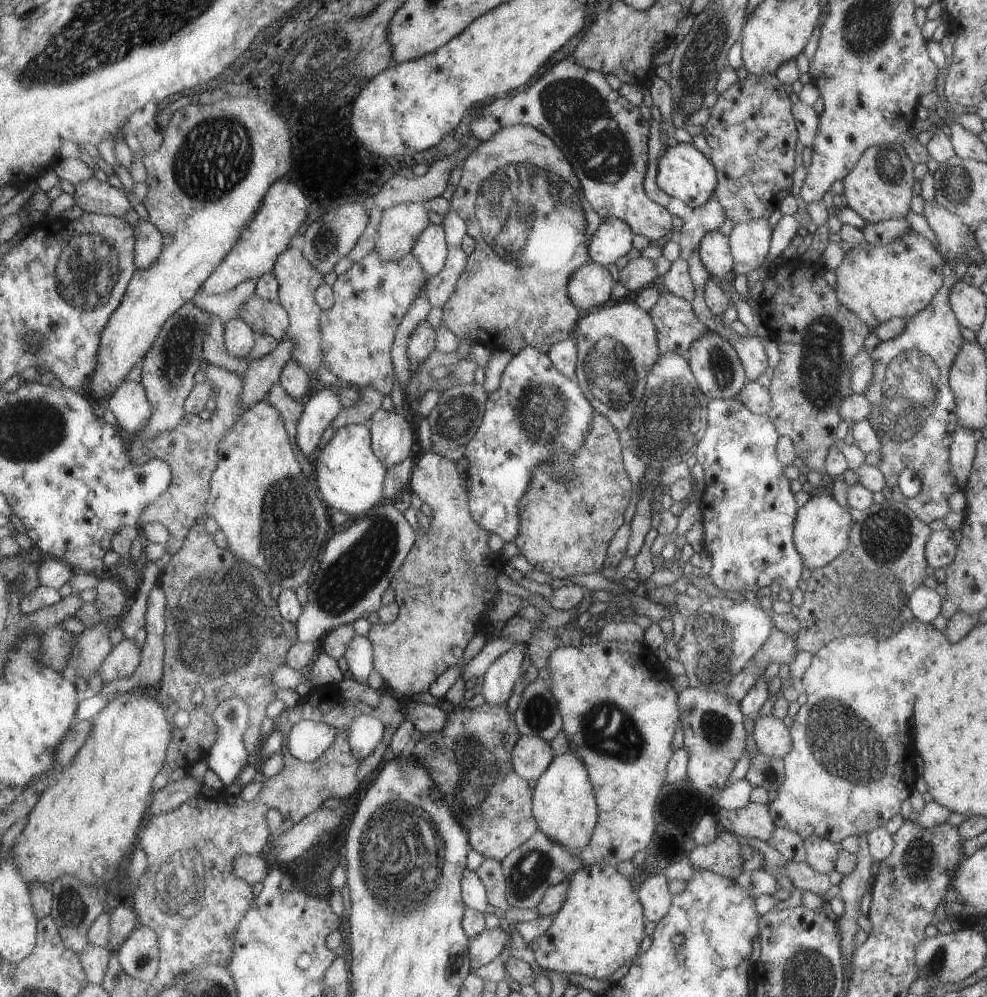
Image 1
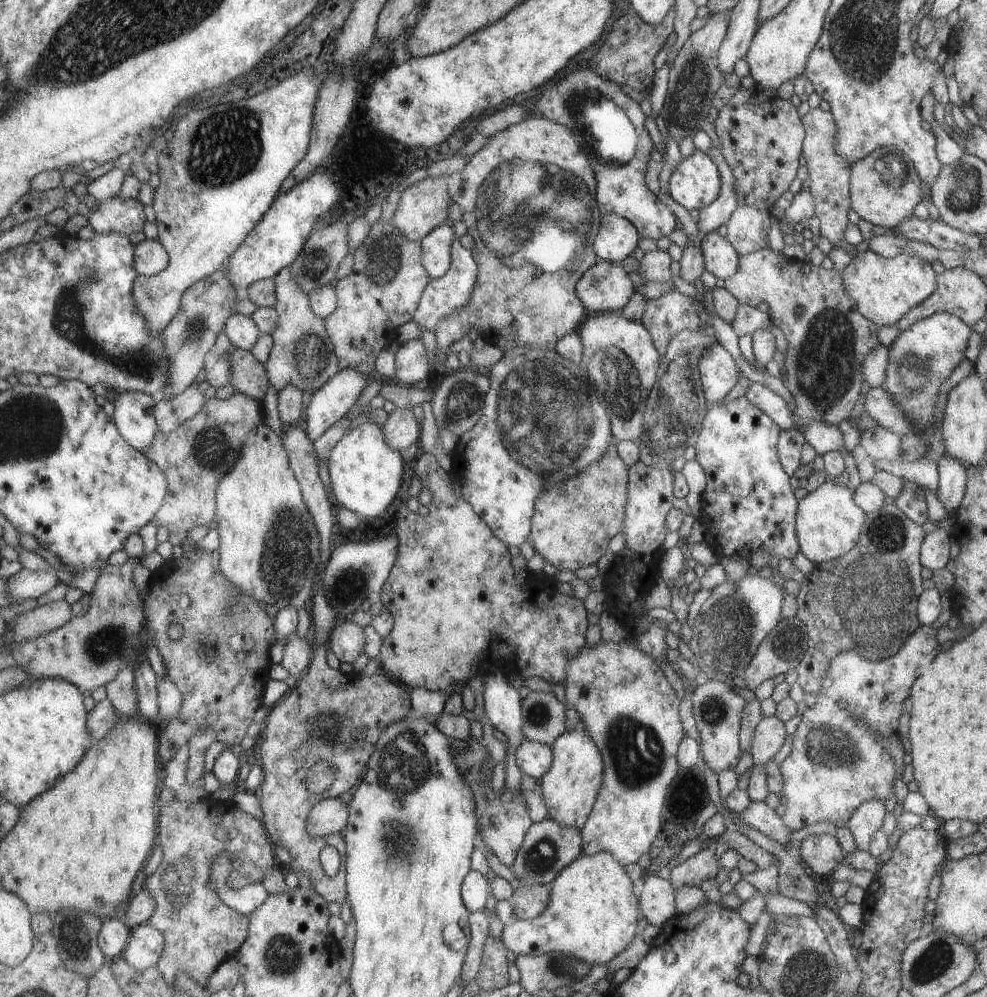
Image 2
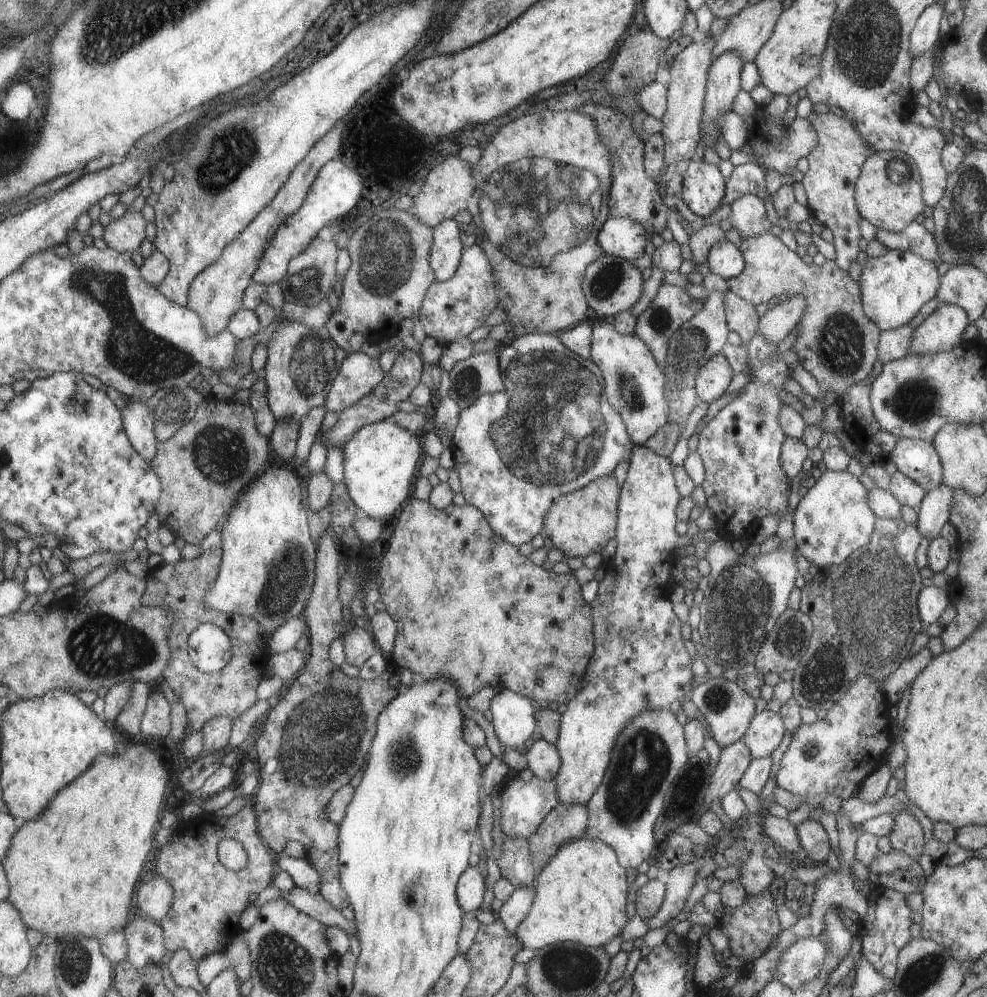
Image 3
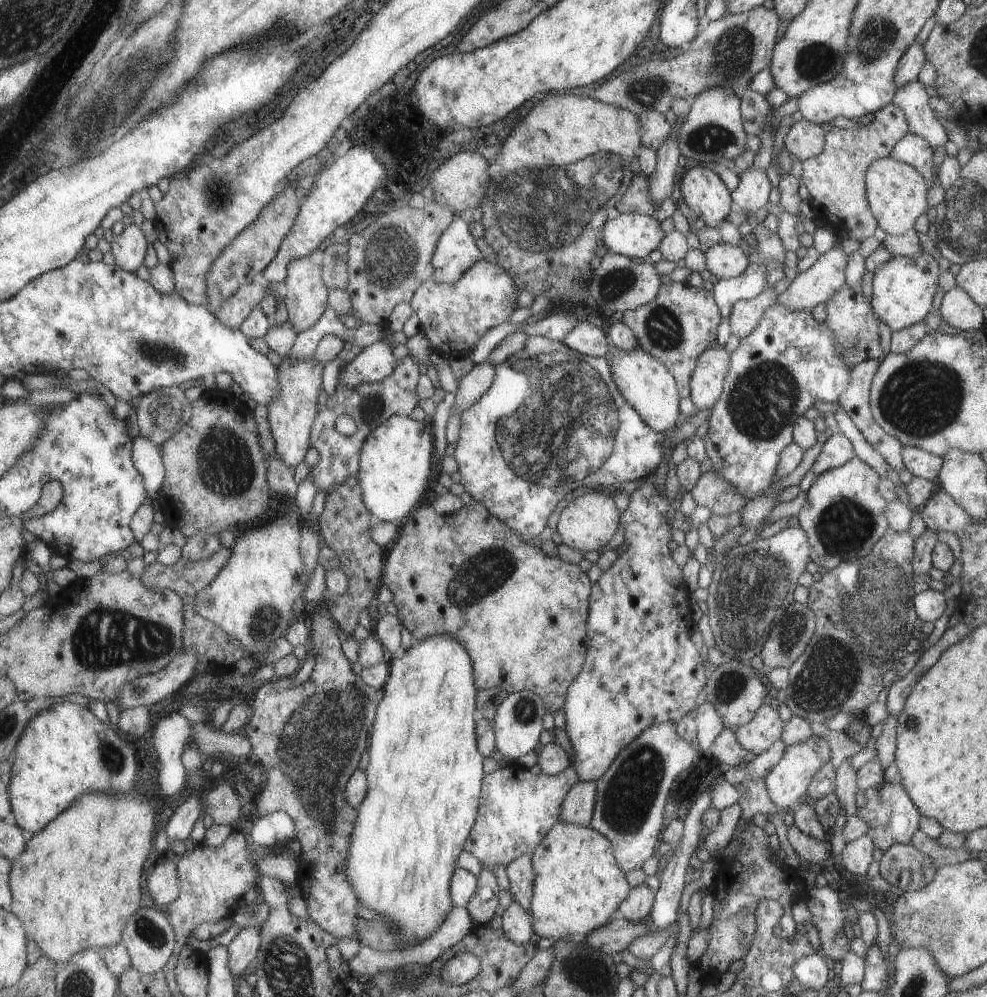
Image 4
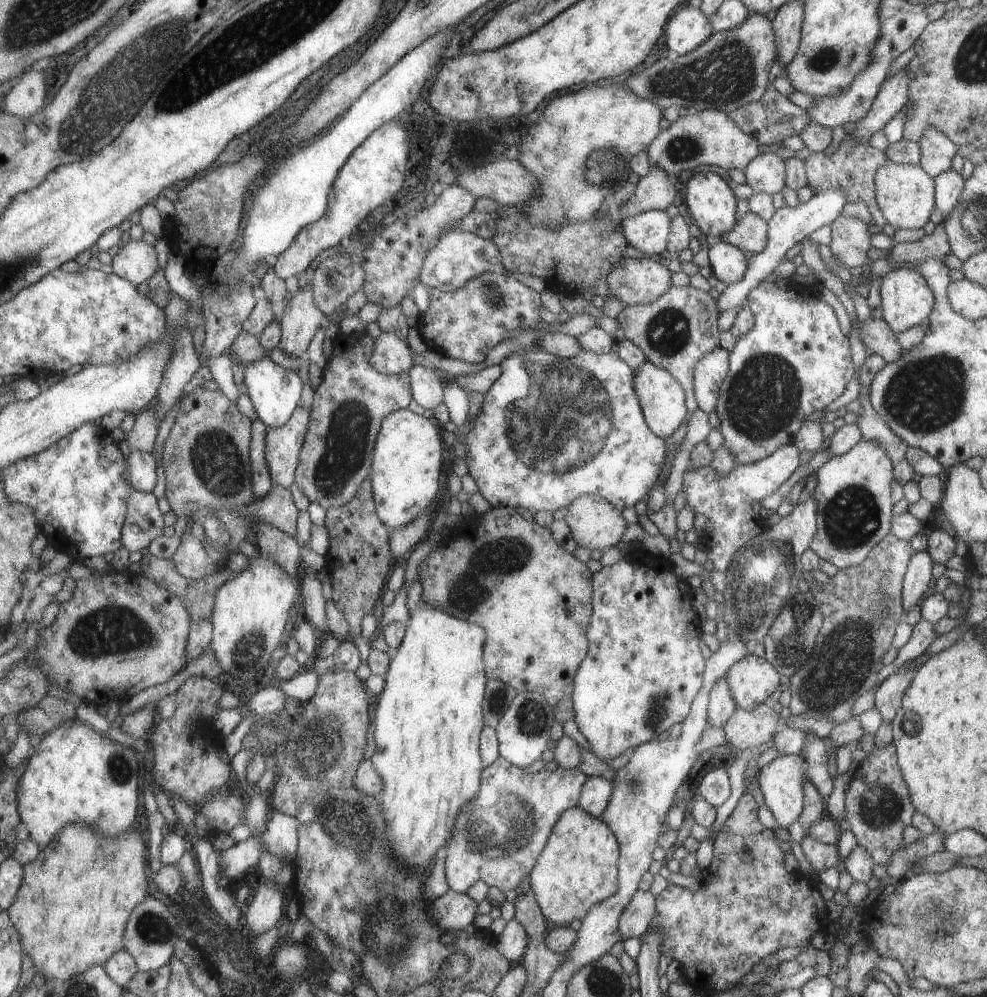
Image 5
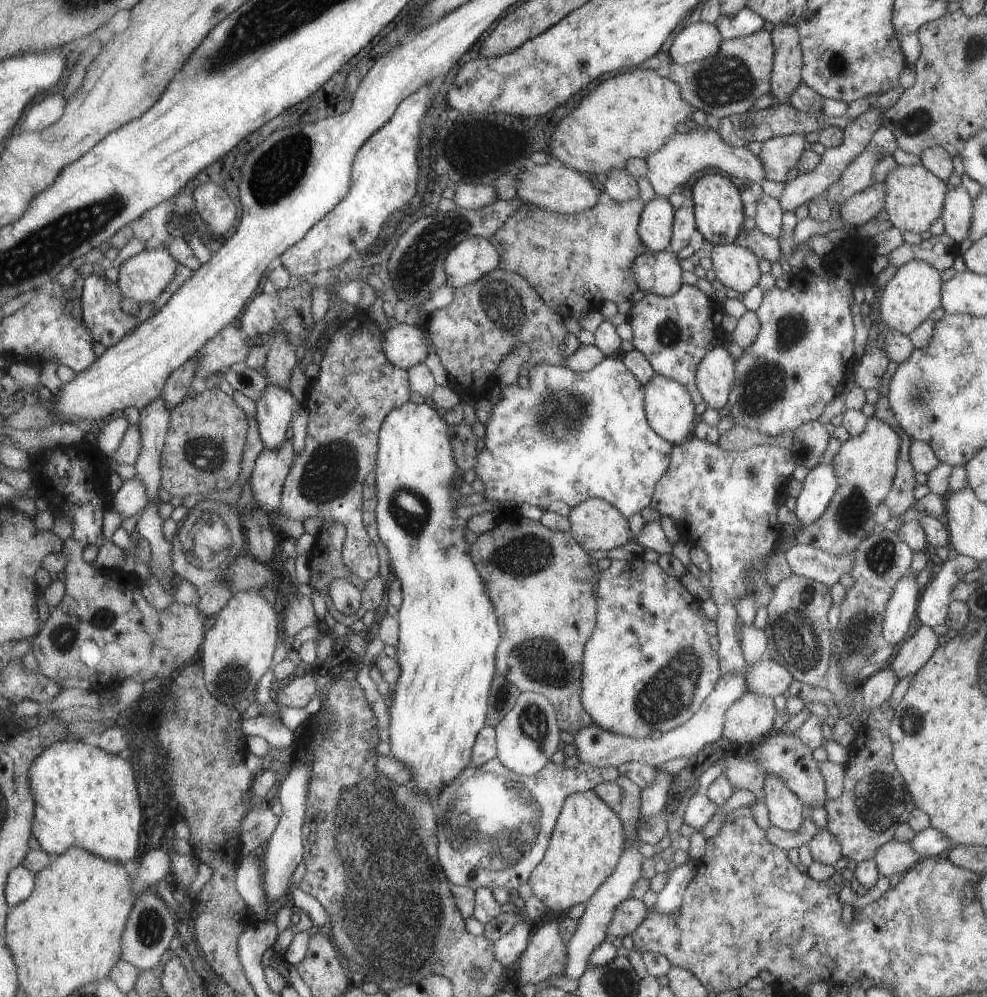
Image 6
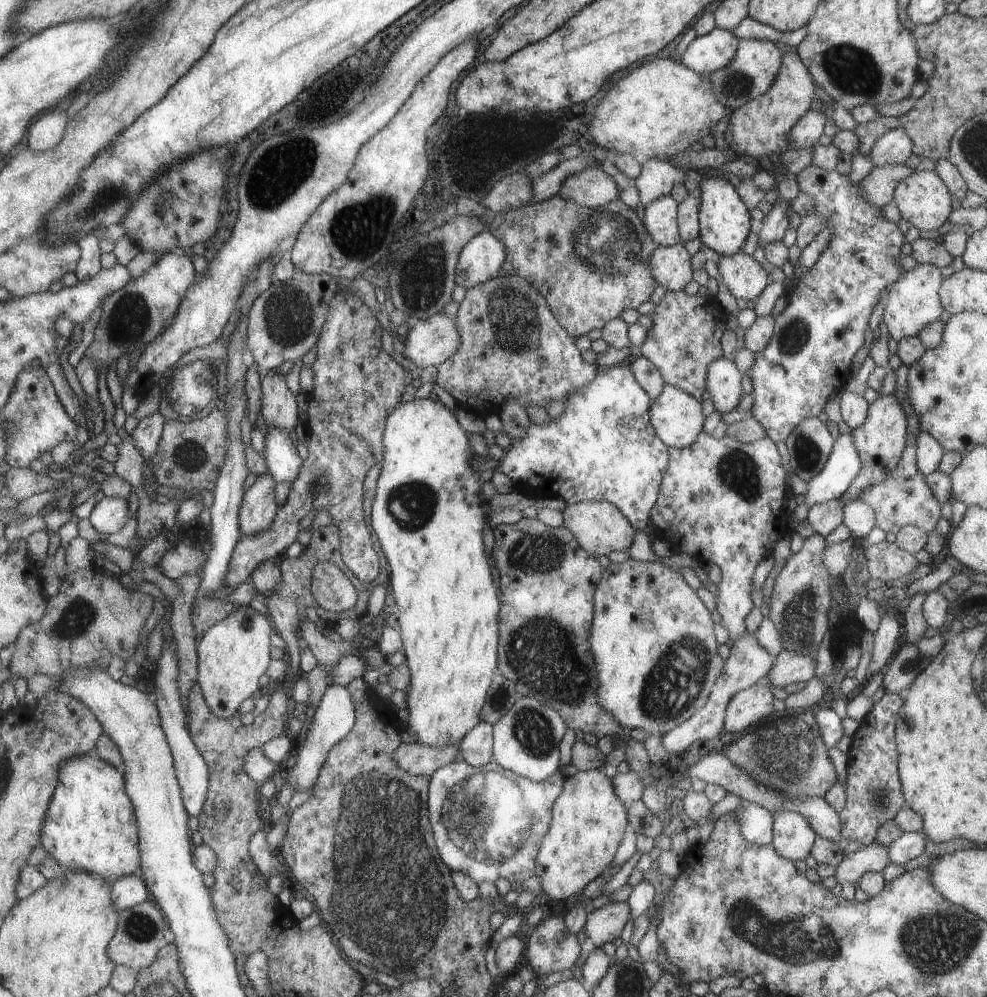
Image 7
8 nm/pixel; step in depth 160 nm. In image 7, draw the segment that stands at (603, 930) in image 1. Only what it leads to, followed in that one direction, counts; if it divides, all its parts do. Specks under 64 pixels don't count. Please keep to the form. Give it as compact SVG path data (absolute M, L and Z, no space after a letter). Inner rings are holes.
M600 769L585 770L569 777L568 782L565 782L565 789L561 790L561 797L557 798L556 805L553 806L552 826L537 856L536 874L540 877L545 893L550 898L568 903L581 894L589 882L602 876L613 862L617 848L621 846L625 824L625 808L621 804L621 798L615 794L613 778L609 778Z

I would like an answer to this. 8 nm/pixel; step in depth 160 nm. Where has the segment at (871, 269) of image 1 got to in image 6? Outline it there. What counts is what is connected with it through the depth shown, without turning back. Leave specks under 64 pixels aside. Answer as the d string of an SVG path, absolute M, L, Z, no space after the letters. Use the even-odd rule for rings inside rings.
M909 261L896 270L893 278L881 291L879 310L880 320L889 329L908 335L929 316L931 310L940 306L939 271L923 261Z

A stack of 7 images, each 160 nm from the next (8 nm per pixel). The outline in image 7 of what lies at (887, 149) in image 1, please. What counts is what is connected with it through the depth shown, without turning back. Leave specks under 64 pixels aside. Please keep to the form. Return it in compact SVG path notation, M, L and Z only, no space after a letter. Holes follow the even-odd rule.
M915 170L895 186L892 200L899 209L901 218L919 231L929 231L939 228L948 220L952 209L951 195L944 180L935 171Z

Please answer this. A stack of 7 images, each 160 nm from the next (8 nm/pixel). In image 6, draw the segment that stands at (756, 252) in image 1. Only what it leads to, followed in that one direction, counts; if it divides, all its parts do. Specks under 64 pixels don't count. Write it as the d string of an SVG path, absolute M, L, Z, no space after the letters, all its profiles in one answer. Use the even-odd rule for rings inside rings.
M791 133L763 141L758 159L764 172L764 179L784 182L785 175L795 166L800 154L804 152L805 144L804 135L801 133Z

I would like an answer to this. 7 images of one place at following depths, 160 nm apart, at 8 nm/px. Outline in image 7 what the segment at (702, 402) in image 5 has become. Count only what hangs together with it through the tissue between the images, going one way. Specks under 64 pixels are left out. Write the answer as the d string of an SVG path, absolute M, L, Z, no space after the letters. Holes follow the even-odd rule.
M716 358L707 368L706 388L709 390L714 410L727 413L735 409L741 394L741 372L732 359Z

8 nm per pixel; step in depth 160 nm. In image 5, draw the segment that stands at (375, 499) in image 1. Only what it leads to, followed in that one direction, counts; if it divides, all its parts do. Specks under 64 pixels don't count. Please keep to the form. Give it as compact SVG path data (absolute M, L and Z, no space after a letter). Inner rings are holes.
M409 409L392 412L384 420L376 442L371 478L378 515L391 531L426 512L441 490L445 443L440 427L429 413L419 415Z

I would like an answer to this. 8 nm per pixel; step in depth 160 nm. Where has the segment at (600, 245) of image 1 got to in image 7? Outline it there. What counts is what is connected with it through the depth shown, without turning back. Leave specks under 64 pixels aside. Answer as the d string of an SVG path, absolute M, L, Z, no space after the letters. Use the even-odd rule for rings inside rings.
M669 195L660 196L644 206L645 230L657 246L666 247L680 242L677 206L679 205Z

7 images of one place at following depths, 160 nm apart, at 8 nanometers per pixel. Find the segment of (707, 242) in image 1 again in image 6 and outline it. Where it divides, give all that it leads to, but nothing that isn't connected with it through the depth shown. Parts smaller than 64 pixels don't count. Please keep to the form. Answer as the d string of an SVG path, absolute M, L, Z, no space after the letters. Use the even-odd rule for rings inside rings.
M735 243L713 245L710 251L711 270L725 288L744 294L759 280L758 258L747 247Z

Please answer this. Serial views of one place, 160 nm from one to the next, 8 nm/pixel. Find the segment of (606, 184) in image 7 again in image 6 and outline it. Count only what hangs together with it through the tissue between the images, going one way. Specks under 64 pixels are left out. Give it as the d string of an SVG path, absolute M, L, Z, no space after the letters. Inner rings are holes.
M550 158L544 165L533 165L521 169L518 174L518 192L527 205L535 205L556 213L575 214L593 208L604 198L599 198L597 188L587 175L581 174L574 168L565 166L561 161Z

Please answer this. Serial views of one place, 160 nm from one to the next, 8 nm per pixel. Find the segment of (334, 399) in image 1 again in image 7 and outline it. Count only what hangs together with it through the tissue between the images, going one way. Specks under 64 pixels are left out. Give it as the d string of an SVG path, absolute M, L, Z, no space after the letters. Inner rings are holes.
M442 313L412 322L406 336L408 357L424 369L439 366L451 358L462 345L463 339L455 318Z

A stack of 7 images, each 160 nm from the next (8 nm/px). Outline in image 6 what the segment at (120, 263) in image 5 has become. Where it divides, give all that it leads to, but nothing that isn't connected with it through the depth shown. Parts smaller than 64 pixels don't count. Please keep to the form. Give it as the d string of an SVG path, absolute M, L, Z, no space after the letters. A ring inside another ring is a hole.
M164 248L160 249L143 249L138 255L128 258L119 268L118 280L121 292L125 298L133 298L141 304L155 300L167 284L175 278L177 272L177 260L171 256L171 252Z

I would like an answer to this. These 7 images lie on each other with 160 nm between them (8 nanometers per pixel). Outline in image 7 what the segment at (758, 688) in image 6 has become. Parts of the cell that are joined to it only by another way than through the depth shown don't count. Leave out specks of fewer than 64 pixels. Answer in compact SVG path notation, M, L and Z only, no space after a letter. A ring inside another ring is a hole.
M783 649L775 659L776 664L764 678L774 687L781 689L793 682L806 682L815 675L816 660L811 654Z

